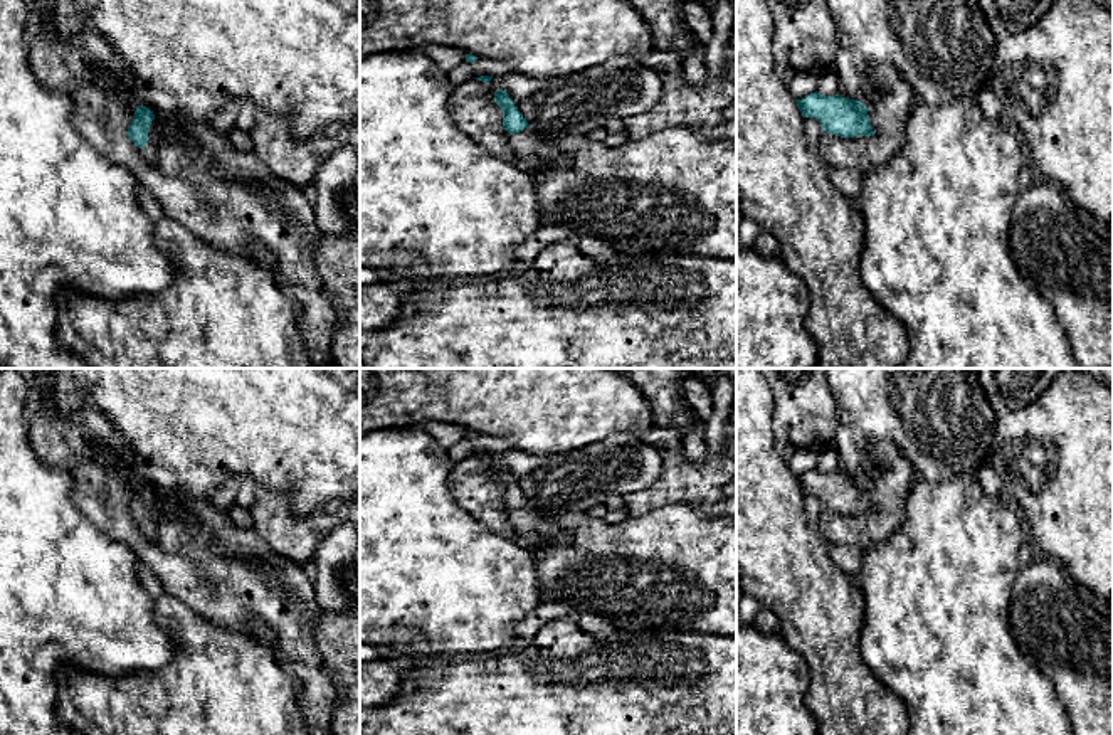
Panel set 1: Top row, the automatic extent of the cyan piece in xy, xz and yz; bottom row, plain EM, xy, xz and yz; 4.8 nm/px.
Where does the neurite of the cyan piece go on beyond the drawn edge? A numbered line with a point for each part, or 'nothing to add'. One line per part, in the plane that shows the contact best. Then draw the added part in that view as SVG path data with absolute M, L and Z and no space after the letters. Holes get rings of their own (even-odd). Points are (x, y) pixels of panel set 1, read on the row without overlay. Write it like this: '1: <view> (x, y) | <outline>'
1: xy (150, 525) | M155 496L150 501L148 515L150 515L148 520L141 526L143 526L145 535L150 540L153 540L156 537L156 523L158 523Z

